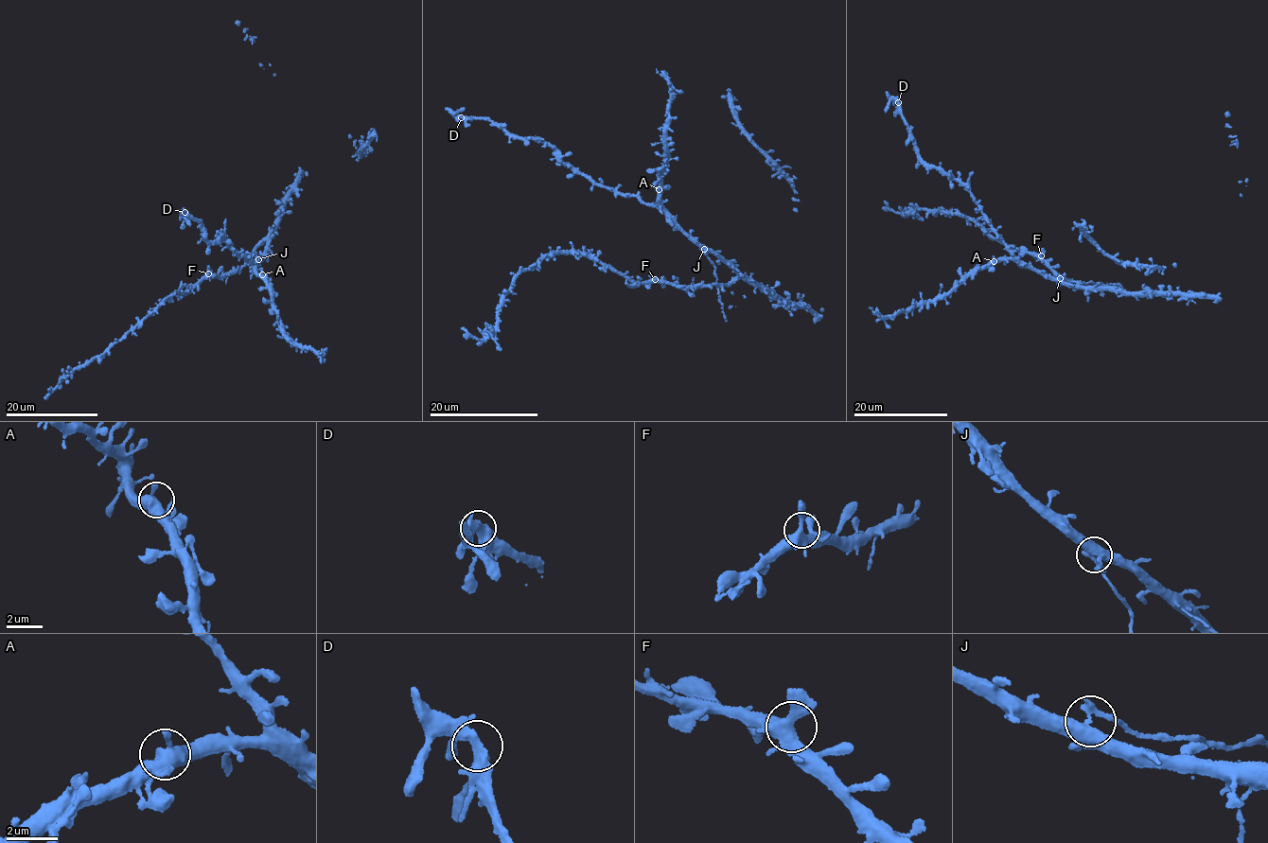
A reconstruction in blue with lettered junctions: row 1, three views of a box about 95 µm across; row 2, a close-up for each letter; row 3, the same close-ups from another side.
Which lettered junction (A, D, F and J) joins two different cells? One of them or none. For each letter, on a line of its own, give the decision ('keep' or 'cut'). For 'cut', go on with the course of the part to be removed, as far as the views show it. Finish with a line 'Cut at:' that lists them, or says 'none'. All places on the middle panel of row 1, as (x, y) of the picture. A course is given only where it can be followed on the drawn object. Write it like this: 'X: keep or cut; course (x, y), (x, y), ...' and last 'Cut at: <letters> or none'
A: keep
D: keep
F: keep
J: cut; course (703, 249), (715, 267), (718, 294), (727, 321)
Cut at: J

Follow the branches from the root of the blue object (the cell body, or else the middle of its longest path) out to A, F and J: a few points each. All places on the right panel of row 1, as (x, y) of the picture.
A: (1090, 289), (1068, 287), (1013, 260), (994, 261)
F: (1090, 289), (1080, 289), (1068, 282), (1041, 255)
J: (1090, 289), (1106, 289), (1101, 290), (1072, 287), (1060, 278)

